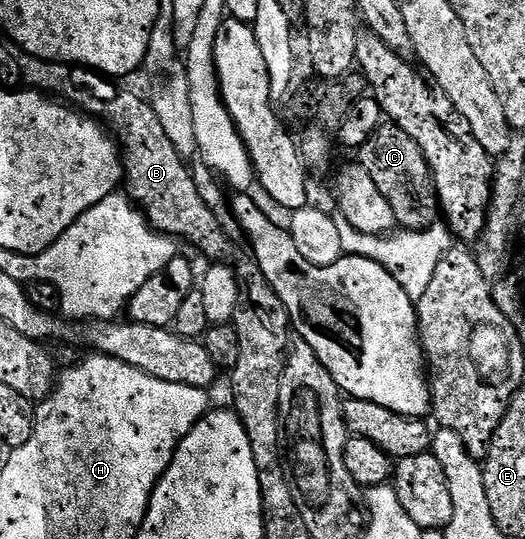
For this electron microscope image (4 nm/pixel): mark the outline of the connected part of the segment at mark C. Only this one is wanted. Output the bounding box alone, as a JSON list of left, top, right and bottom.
[357,125,440,232]

